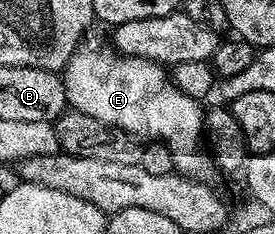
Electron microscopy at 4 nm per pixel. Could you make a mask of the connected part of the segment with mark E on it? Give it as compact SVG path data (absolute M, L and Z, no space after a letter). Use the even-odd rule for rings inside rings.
M94 35L88 36L62 69L68 106L74 112L101 119L101 123L115 125L133 138L167 145L171 149L174 172L194 181L210 182L217 166L210 152L199 150L199 144L202 146L205 141L204 106L181 92L164 66L140 57L122 56L104 45Z

